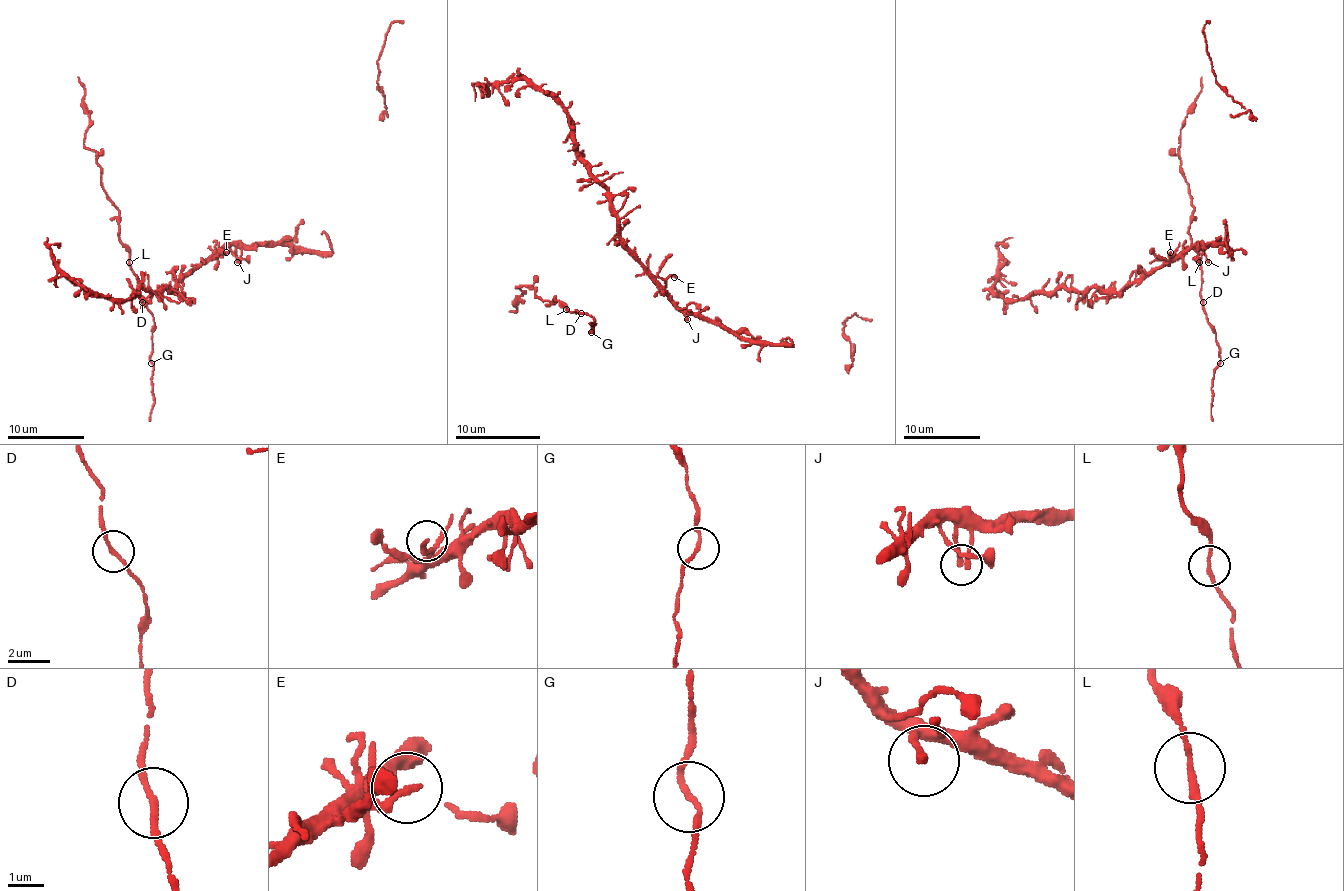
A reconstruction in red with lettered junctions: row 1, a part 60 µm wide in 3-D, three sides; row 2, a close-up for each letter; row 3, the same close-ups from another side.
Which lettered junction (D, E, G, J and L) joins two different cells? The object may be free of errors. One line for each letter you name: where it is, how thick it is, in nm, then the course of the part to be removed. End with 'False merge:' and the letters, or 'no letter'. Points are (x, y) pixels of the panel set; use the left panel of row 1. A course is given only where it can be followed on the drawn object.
False merge: no letter

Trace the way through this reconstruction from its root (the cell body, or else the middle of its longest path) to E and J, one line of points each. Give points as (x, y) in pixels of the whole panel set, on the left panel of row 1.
E: (243, 244), (228, 244), (216, 252), (226, 252)
J: (243, 244), (235, 250), (237, 262)

